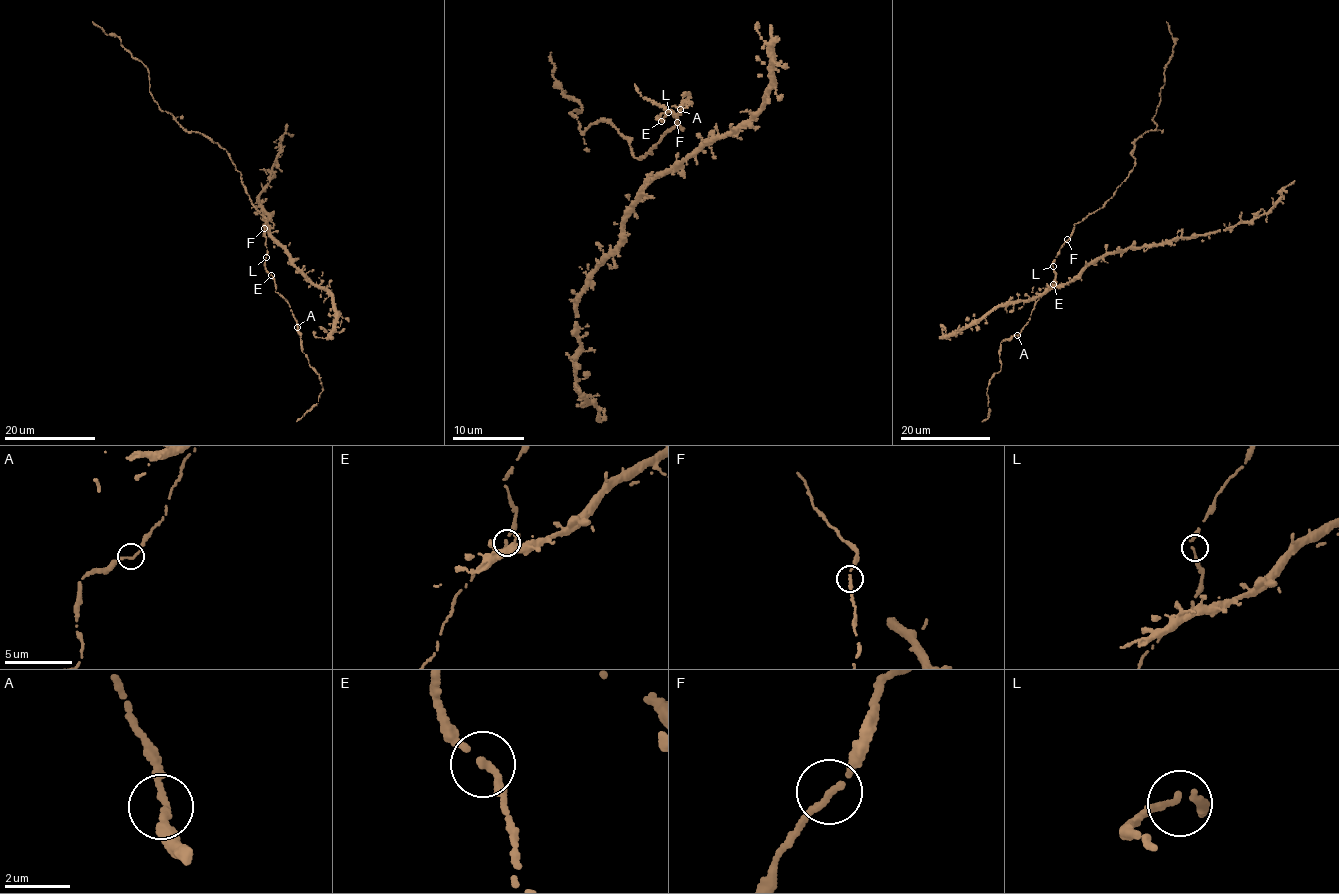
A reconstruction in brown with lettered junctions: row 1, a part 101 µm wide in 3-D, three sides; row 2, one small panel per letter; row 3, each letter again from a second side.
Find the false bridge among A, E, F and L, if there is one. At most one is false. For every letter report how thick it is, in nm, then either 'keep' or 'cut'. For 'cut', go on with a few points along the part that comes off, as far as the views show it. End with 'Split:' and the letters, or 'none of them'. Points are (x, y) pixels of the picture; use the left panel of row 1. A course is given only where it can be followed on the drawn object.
A: calibre 200 nm; keep
E: calibre 200 nm; keep
F: calibre 200 nm; keep
L: calibre 180 nm; keep
Split: none of them

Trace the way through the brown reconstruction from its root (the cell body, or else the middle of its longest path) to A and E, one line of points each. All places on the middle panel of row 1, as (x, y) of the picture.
A: (668, 112), (656, 116), (662, 122), (664, 110), (676, 117), (680, 109)
E: (668, 112), (656, 116), (661, 121)

